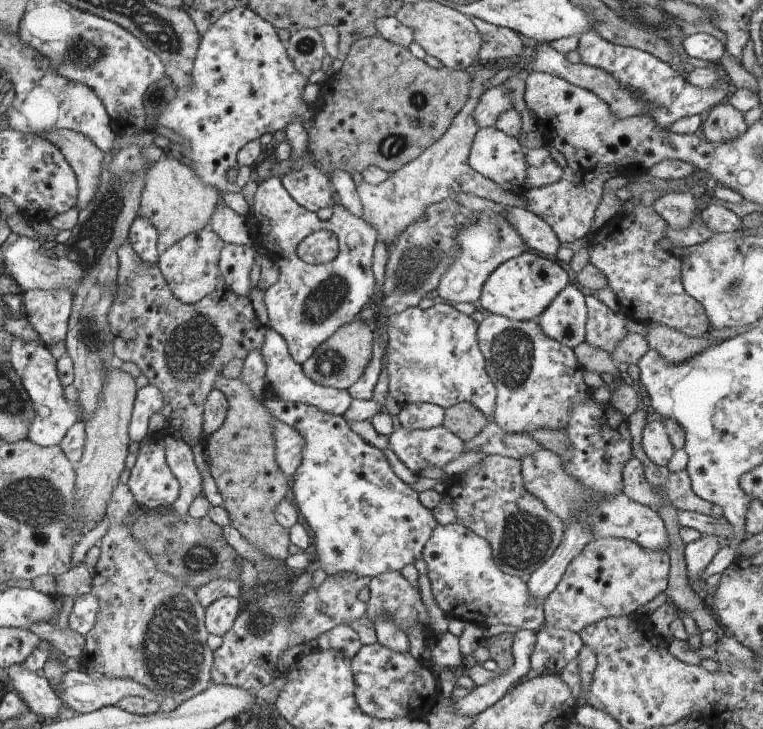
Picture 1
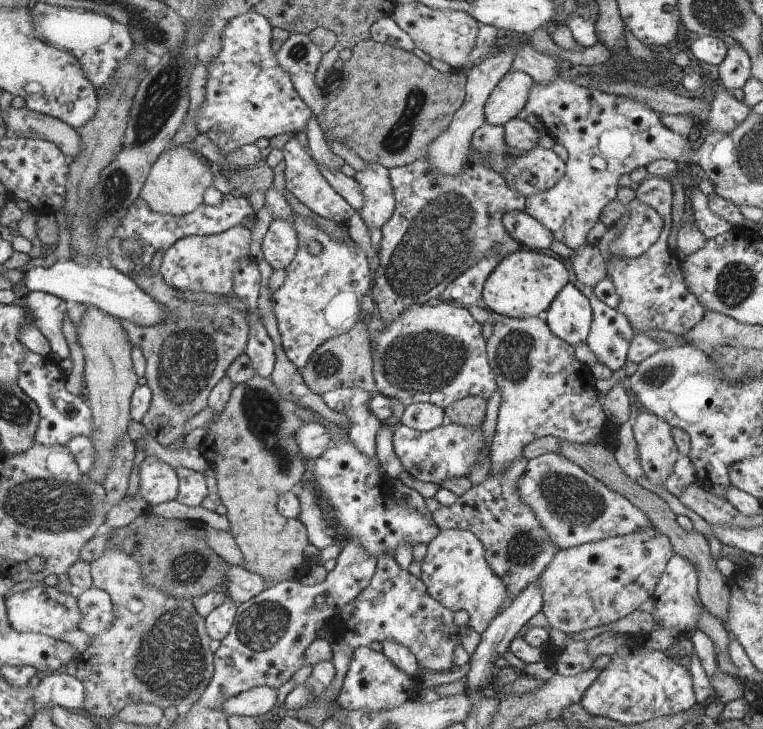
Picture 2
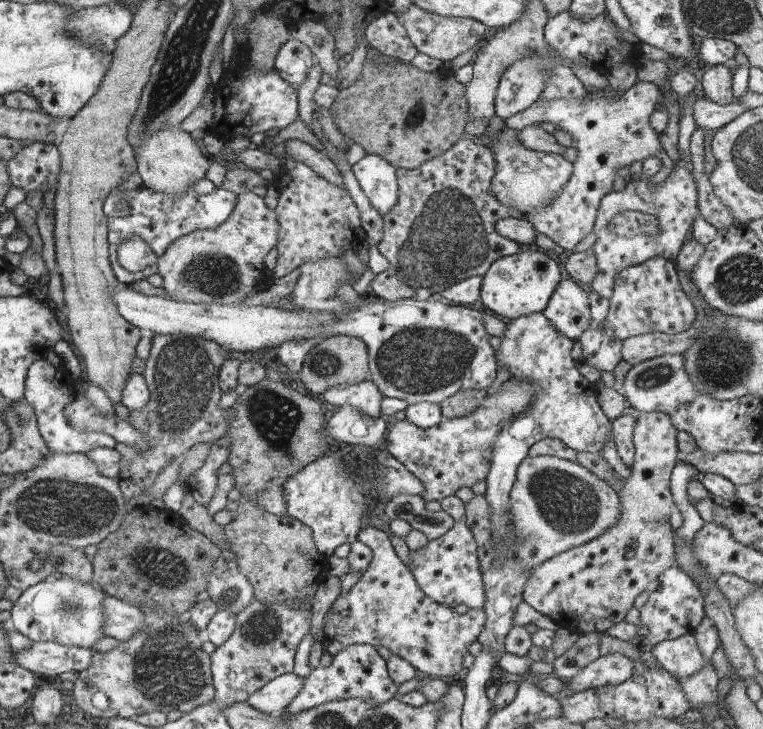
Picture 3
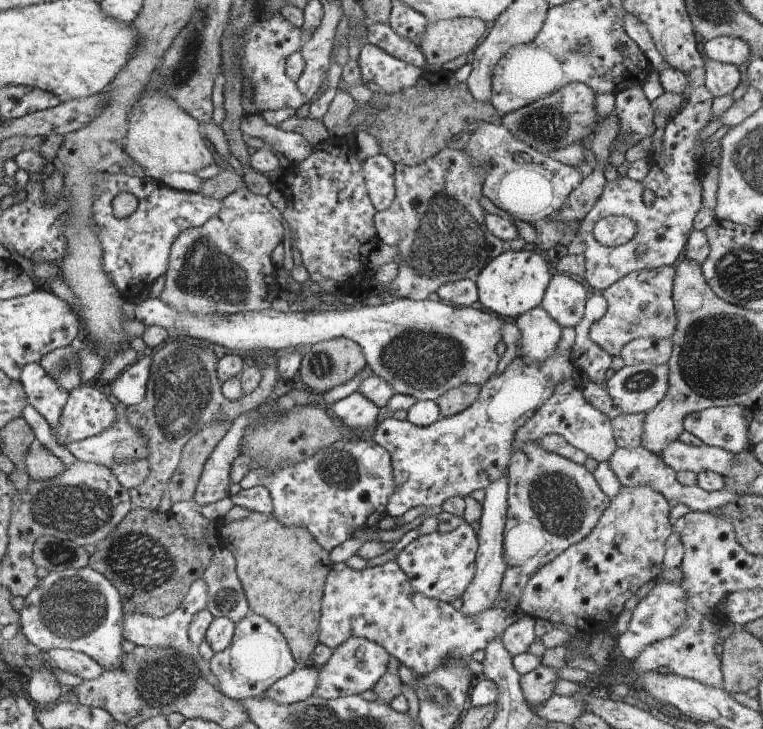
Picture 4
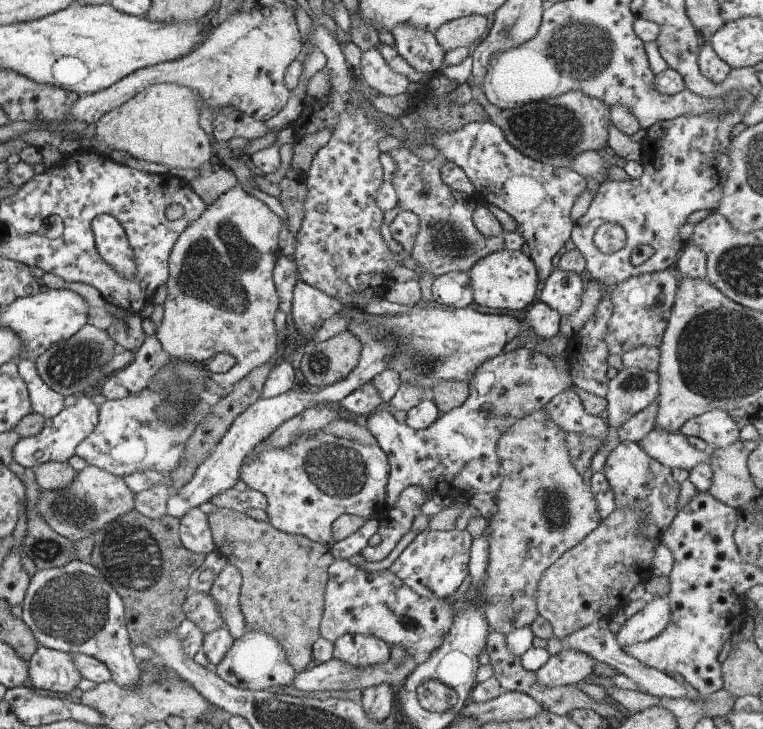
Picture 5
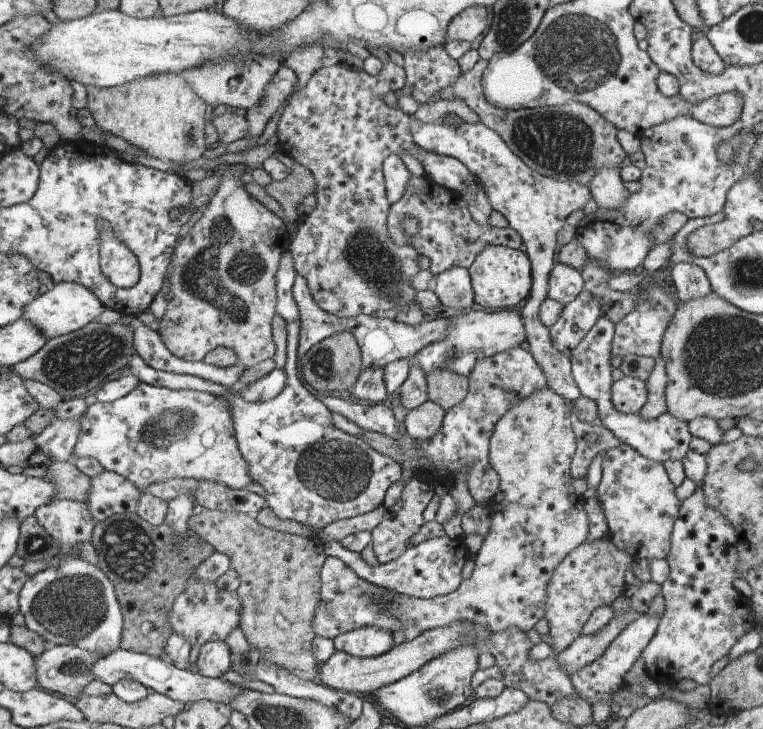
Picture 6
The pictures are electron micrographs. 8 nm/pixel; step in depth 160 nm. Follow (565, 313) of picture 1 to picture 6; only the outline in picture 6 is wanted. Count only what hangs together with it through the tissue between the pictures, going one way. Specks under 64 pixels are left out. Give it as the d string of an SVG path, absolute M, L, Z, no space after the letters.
M564 263L554 264L549 274L548 297L564 306L583 291L581 272Z

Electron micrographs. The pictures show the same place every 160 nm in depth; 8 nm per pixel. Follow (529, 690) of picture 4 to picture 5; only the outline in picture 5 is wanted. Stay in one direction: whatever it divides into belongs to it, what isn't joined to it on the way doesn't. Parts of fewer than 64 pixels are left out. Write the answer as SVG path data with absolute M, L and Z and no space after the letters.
M563 648L560 653L550 656L548 662L534 674L539 683L549 687L576 685L593 672L593 664L594 660L585 652Z

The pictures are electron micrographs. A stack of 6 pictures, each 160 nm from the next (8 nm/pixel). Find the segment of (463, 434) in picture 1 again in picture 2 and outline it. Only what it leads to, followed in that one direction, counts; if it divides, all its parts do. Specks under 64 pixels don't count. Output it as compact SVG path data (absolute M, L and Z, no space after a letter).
M468 395L458 399L444 408L445 421L478 429L484 422L486 404L487 400L480 395Z

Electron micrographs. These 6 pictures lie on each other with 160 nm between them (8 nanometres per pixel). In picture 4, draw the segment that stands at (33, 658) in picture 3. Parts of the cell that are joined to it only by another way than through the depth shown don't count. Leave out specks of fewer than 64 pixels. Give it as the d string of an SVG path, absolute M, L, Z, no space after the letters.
M51 649L48 654L50 654L56 668L67 671L71 675L79 676L86 681L97 679L105 671L103 666L80 651Z

